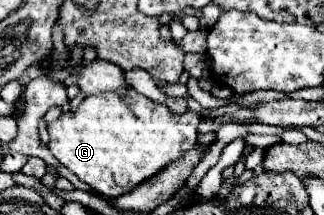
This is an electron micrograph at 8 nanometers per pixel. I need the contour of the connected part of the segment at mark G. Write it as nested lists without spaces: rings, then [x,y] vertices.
[[[128,89],[124,97],[116,93],[88,95],[76,111],[62,113],[48,125],[48,149],[80,181],[96,189],[98,195],[116,199],[174,161],[180,161],[196,145],[198,123],[198,113],[172,115],[166,105],[154,103],[134,89]]]

